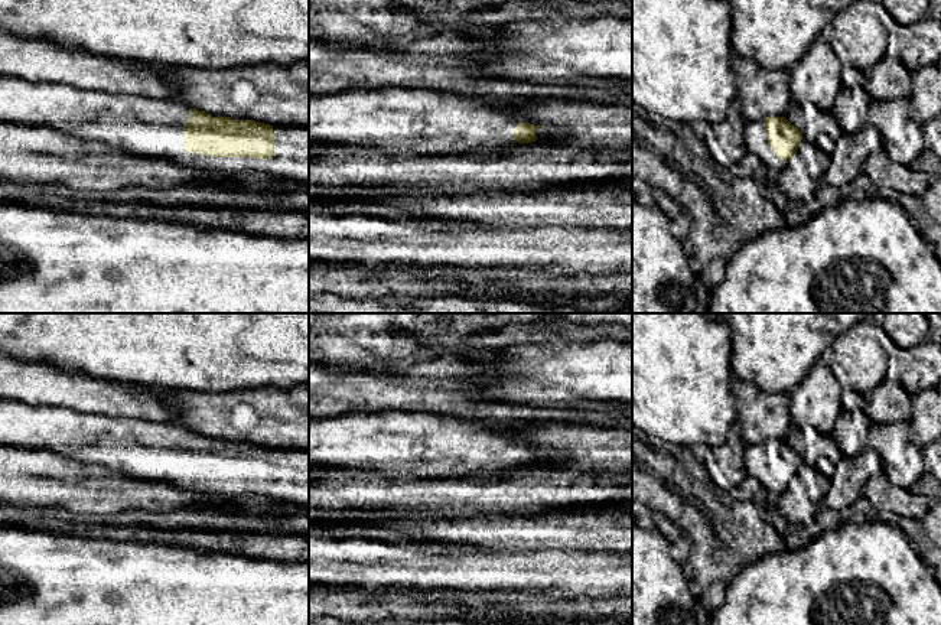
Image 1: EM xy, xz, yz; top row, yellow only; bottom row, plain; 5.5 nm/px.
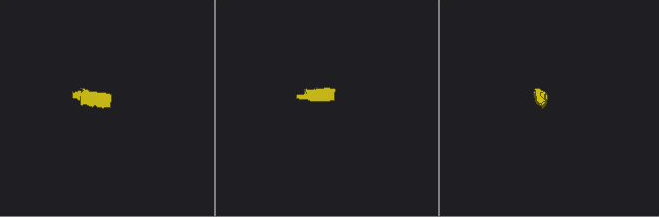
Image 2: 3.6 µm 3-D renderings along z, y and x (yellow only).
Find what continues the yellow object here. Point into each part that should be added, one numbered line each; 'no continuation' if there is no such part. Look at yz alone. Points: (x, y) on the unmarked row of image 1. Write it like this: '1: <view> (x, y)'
1: yz (755, 462)

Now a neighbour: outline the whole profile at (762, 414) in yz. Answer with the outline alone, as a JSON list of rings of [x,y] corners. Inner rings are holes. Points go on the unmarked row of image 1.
[[[732,377],[730,391],[735,400],[740,437],[745,443],[763,443],[771,437],[785,437],[791,421],[789,394],[766,393]]]

